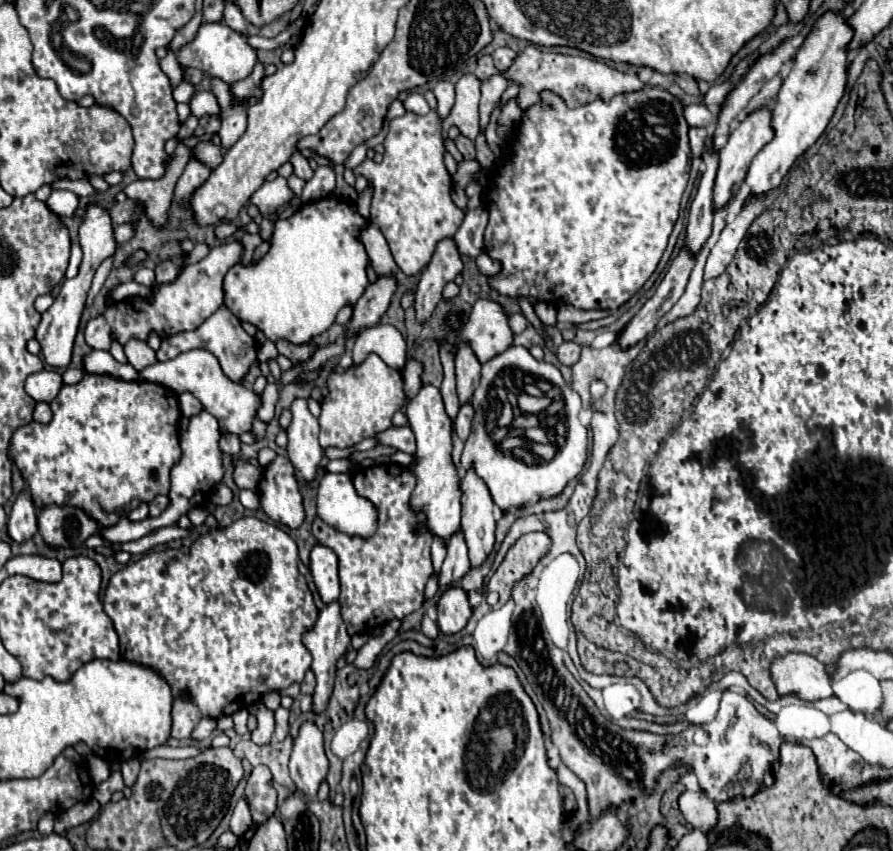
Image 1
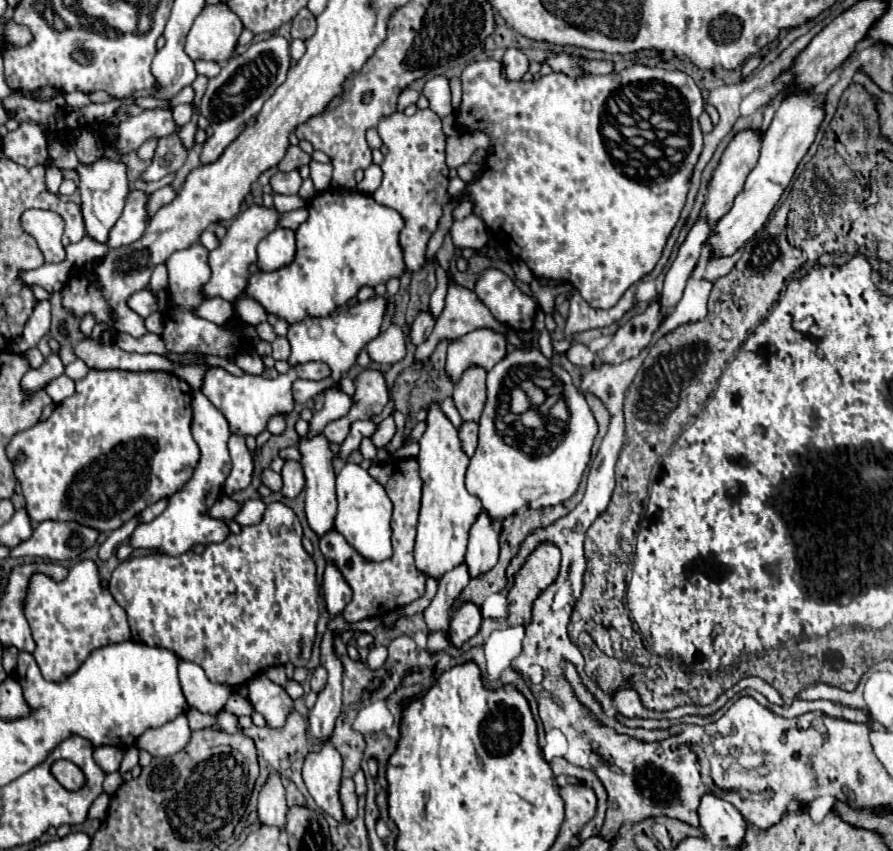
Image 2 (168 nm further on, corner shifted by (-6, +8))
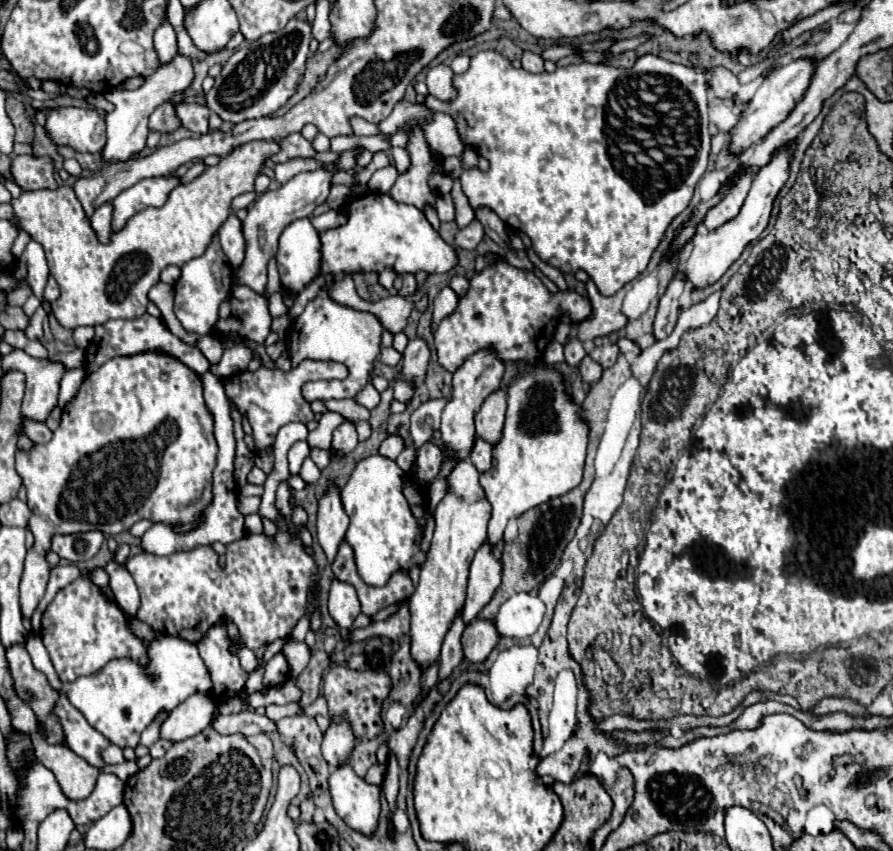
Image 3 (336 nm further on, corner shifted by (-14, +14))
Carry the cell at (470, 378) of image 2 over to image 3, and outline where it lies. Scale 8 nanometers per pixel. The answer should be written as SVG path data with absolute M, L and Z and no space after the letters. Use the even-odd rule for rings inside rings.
M498 388L496 392L492 392L492 396L488 396L488 400L484 400L480 412L476 412L478 436L490 444L496 444L500 440L504 412L506 412L506 392Z

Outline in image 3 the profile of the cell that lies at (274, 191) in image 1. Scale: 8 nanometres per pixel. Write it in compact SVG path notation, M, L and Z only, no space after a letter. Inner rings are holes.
M294 158L294 160L288 160L284 164L276 164L274 172L276 172L276 180L280 184L284 184L290 178L294 178L296 174L300 174L300 172L312 172L318 166L320 166L320 162L314 160L314 158Z

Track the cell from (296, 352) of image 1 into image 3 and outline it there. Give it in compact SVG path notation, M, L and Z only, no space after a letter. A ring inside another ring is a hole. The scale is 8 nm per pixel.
M318 294L310 300L304 312L294 320L288 334L288 352L292 366L310 358L310 360L338 360L348 366L350 374L344 380L334 382L316 382L314 388L302 388L306 402L330 400L330 398L354 398L370 380L374 360L380 354L380 336L382 322L370 312L360 312L348 306L334 302L328 294Z

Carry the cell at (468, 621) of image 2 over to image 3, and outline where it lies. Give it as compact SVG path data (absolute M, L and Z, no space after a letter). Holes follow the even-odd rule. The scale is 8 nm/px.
M482 618L472 620L472 624L468 624L462 634L464 656L470 662L486 660L490 650L498 644L498 636L500 634L496 632L496 628L490 620L482 620Z

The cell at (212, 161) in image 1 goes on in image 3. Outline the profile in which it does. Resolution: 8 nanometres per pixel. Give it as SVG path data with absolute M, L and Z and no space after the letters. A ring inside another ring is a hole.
M178 104L176 106L176 114L178 114L182 126L188 128L190 132L196 132L196 134L208 132L208 116L210 116L210 110L206 106Z

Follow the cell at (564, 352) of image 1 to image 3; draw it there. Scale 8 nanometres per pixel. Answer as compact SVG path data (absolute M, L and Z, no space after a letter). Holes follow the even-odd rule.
M584 356L584 360L580 362L578 368L580 368L580 374L582 374L584 382L588 382L588 384L594 384L602 374L600 364L596 364L596 360L592 360L590 356Z

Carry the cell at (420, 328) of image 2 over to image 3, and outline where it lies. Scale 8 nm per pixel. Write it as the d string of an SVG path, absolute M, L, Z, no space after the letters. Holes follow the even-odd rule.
M420 336L408 340L408 346L404 350L404 366L402 366L400 378L414 380L416 386L420 386L424 380L424 374L426 374L428 360L430 360L428 342Z

